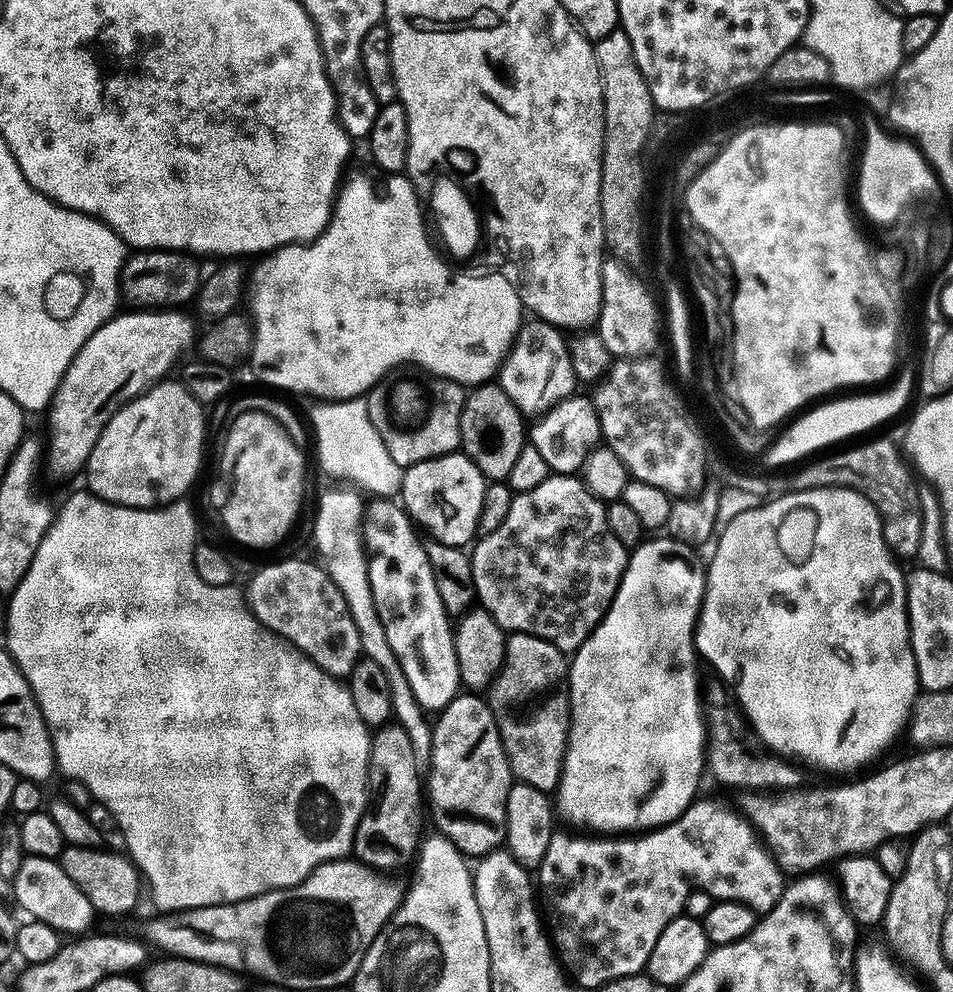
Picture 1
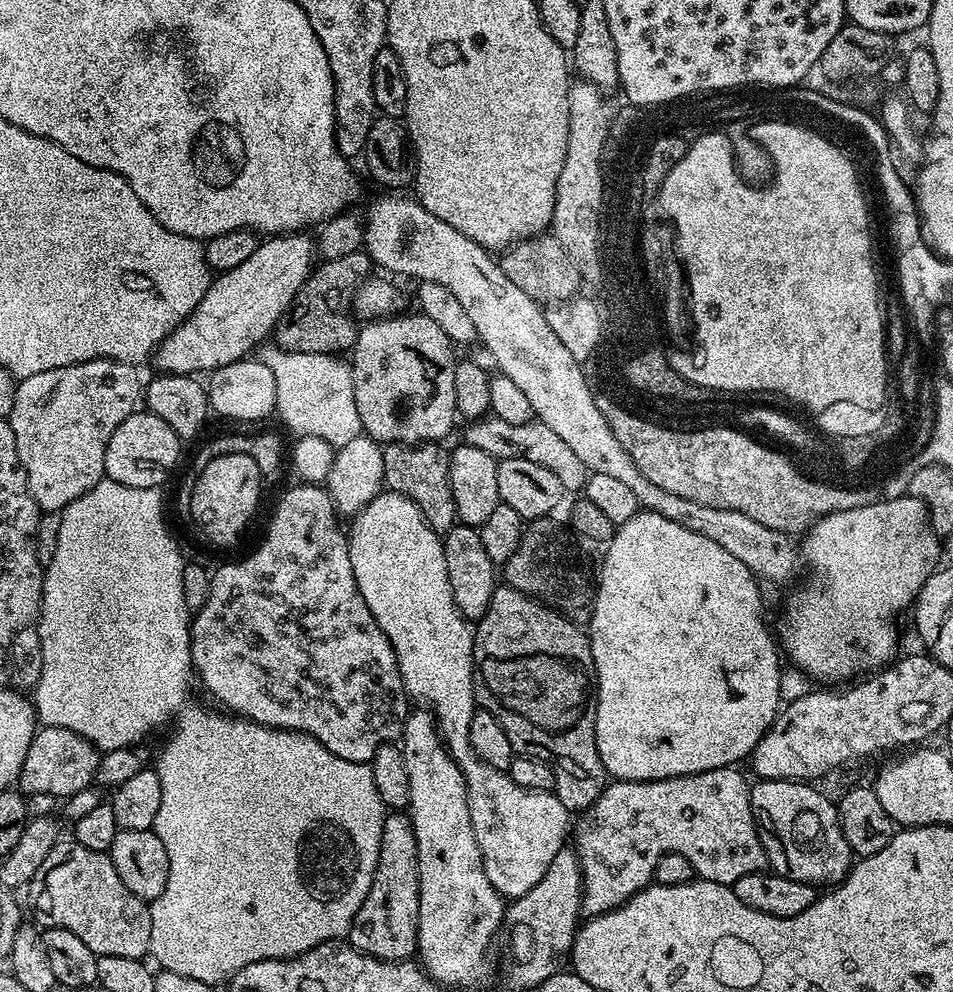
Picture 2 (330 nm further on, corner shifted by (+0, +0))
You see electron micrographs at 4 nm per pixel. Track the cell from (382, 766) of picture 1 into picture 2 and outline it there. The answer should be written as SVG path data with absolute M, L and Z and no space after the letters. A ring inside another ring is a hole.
M400 810L385 815L378 866L366 902L358 910L347 934L347 941L360 952L379 960L406 960L417 955L418 910L420 909L420 875L418 846L414 838L412 817Z

